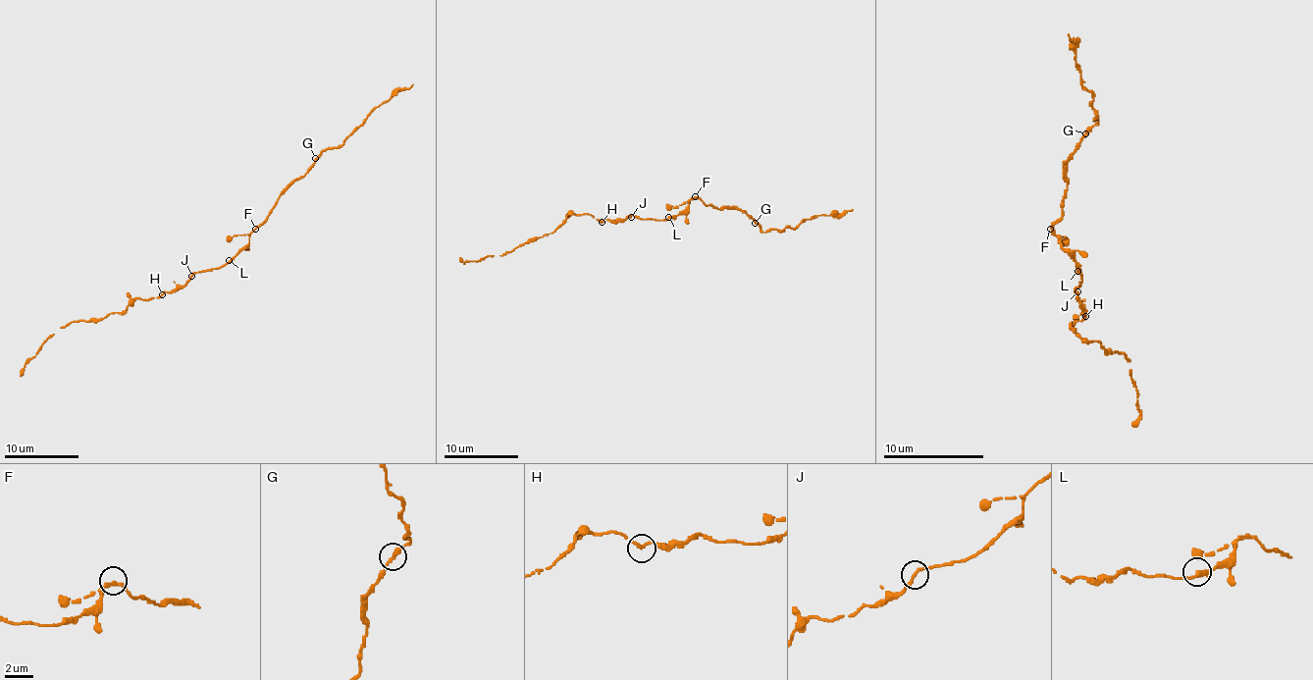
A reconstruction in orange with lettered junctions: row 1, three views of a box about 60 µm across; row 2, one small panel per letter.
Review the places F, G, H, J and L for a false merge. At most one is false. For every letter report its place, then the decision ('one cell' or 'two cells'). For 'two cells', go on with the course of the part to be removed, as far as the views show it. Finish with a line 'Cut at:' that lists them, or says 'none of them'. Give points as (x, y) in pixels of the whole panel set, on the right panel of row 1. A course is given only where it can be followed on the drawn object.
F: place (1050, 229); one cell
G: place (1085, 133); one cell
H: place (1085, 316); one cell
J: place (1077, 291); one cell
L: place (1077, 271); one cell
Cut at: none of them

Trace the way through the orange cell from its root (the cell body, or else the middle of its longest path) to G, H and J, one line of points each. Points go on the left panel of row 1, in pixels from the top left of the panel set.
G: (231, 260), (249, 241), (249, 235), (266, 220), (278, 197), (307, 171), (315, 158)
H: (231, 260), (218, 268), (195, 272), (184, 285), (162, 294)
J: (231, 260), (191, 276)

